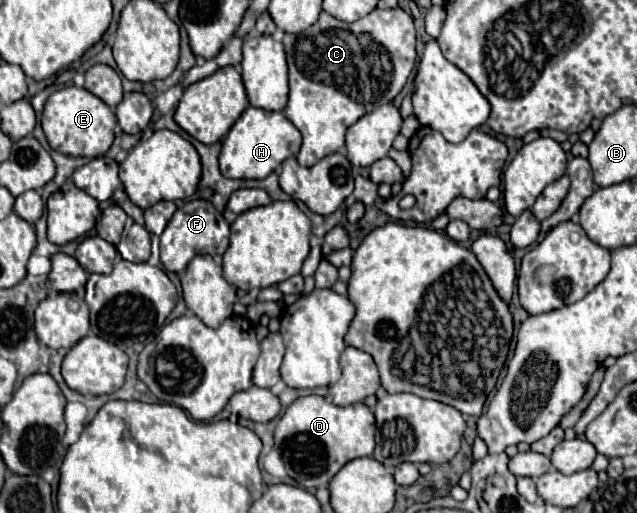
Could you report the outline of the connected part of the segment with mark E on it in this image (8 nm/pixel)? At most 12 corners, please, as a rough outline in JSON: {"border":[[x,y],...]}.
{"border":[[75,85],[55,91],[41,127],[51,149],[101,157],[115,113]]}

